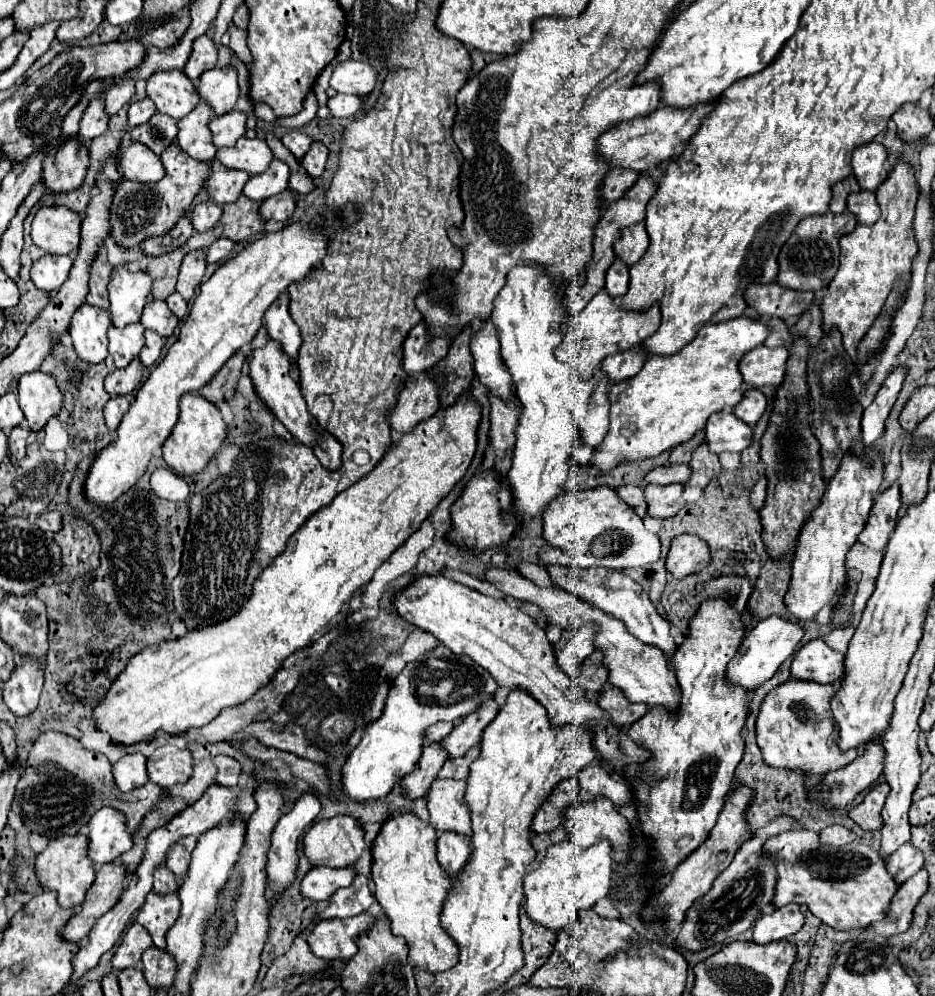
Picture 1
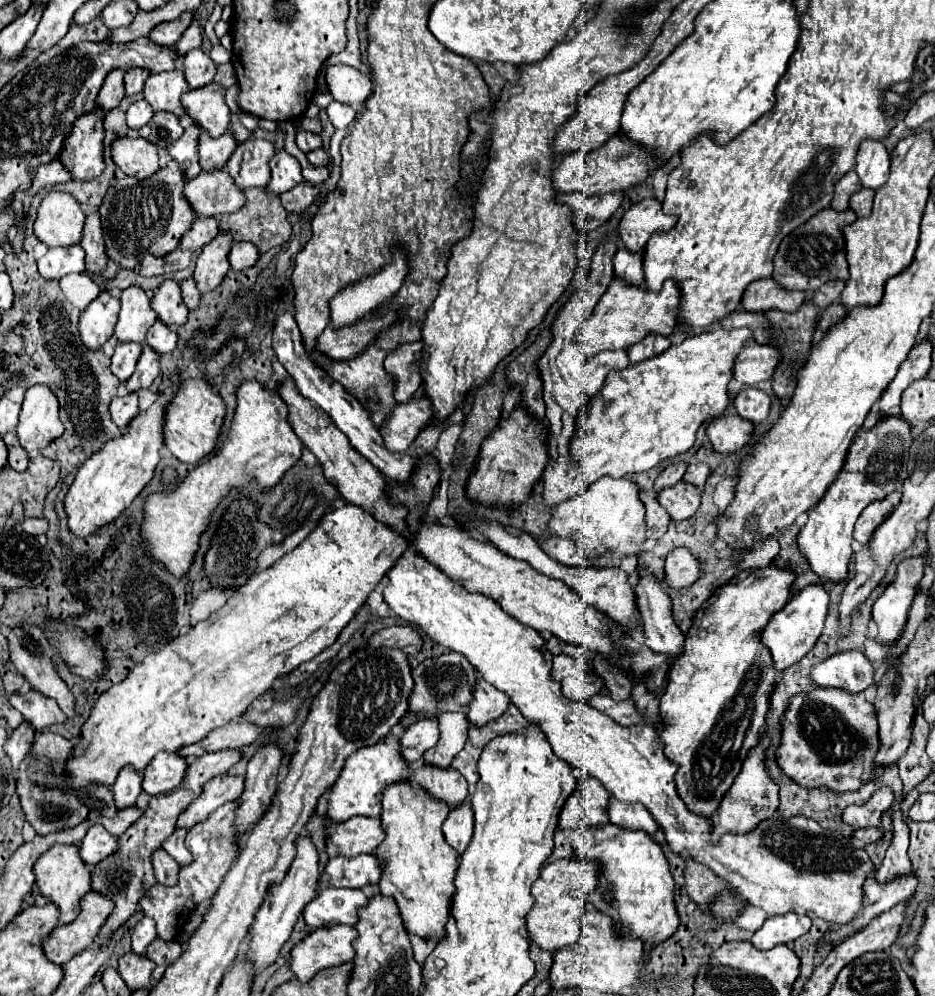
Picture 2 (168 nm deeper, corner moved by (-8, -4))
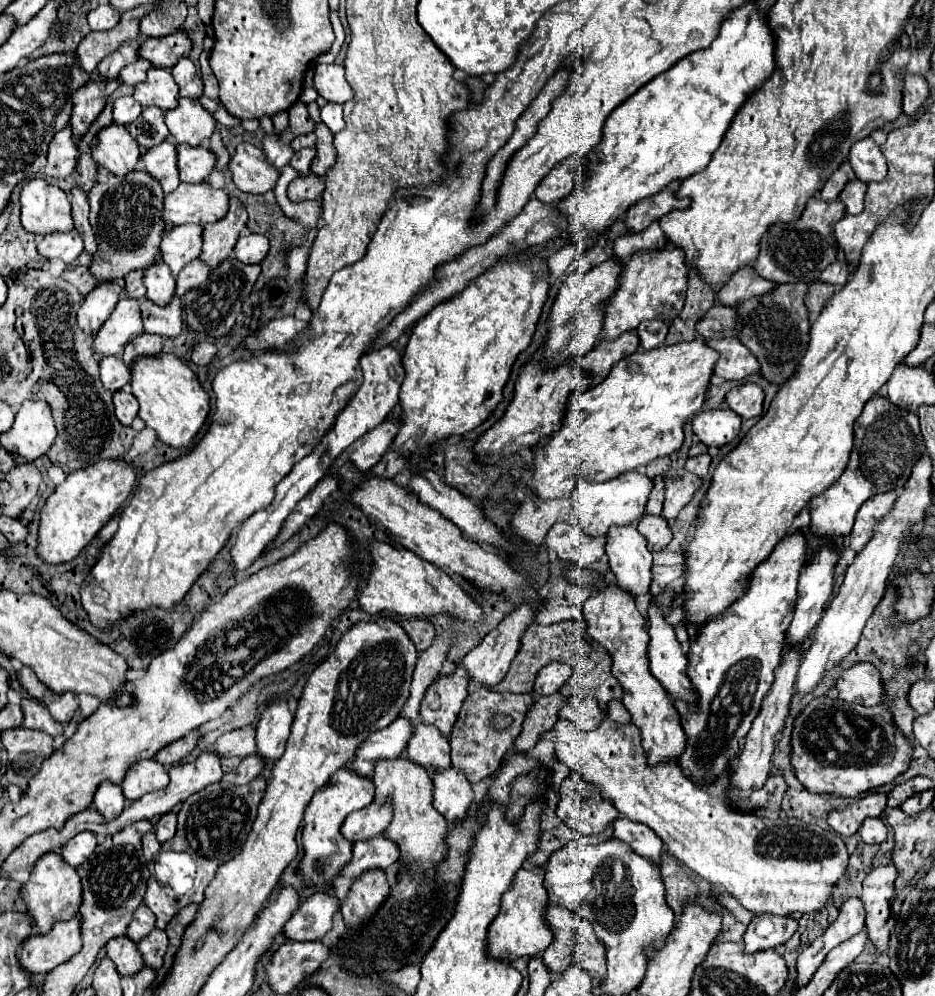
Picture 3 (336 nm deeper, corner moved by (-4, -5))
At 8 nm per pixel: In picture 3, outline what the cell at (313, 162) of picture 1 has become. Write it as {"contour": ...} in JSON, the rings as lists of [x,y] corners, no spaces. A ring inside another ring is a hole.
{"contour":[[[310,147],[310,149],[300,149],[300,151],[294,153],[290,165],[296,167],[302,175],[308,175],[308,169],[310,169],[310,163],[312,163],[314,157],[316,157],[316,149],[314,149],[314,147]]]}

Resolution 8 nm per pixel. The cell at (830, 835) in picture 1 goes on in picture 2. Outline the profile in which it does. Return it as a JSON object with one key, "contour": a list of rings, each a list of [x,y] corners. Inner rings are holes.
{"contour":[[[860,828],[854,832],[854,840],[860,840],[864,844],[874,844],[884,836],[884,828]]]}

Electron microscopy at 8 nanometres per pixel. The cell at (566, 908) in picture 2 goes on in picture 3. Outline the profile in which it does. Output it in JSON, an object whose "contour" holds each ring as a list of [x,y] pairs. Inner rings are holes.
{"contour":[[[538,865],[530,871],[520,869],[516,873],[516,881],[512,889],[502,897],[502,907],[498,917],[492,921],[488,929],[488,949],[490,955],[500,957],[522,957],[522,955],[542,955],[544,949],[554,941],[554,933],[546,921],[546,909],[550,907],[548,893],[544,889],[544,865]]]}

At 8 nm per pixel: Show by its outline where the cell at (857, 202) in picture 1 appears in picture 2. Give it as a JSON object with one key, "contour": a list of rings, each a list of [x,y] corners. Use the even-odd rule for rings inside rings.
{"contour":[[[860,188],[852,198],[850,198],[850,208],[856,212],[858,218],[866,218],[872,214],[872,200],[874,200],[874,190]]]}

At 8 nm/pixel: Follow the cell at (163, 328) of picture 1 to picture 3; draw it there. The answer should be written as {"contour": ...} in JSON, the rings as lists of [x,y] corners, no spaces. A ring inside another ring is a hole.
{"contour":[[[152,265],[152,269],[144,271],[144,285],[148,289],[146,297],[156,305],[168,305],[174,297],[174,277],[166,265]]]}

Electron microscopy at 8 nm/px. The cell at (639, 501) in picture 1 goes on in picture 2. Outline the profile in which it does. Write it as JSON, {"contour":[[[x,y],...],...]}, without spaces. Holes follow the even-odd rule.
{"contour":[[[642,490],[640,498],[646,506],[646,538],[650,540],[660,540],[662,534],[668,530],[670,524],[670,516],[668,512],[658,504],[656,494]]]}

